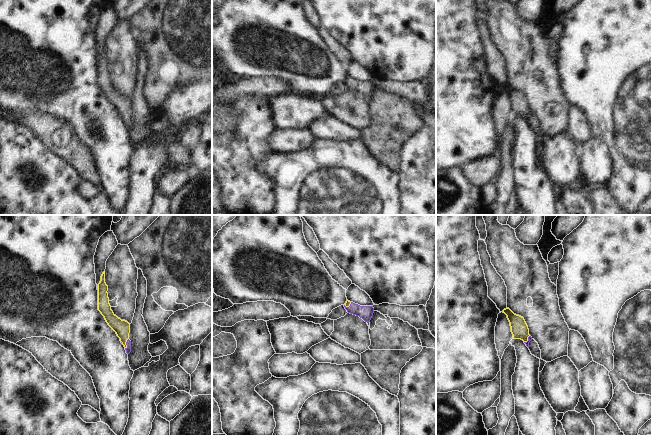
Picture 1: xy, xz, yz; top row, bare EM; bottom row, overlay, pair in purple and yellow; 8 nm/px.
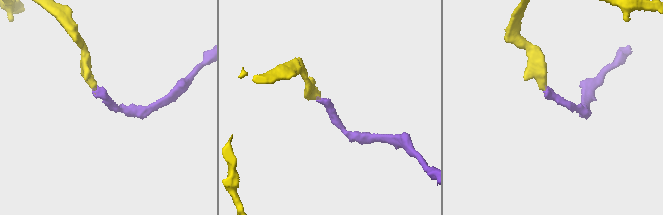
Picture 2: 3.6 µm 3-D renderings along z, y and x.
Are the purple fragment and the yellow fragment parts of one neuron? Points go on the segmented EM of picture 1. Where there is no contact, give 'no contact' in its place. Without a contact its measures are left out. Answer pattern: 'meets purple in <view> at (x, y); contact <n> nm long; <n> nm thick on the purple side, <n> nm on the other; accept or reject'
meets purple in xy at (126, 343); contact 90 nm long; 50 nm thick on the purple side, 130 nm on the other; accept

